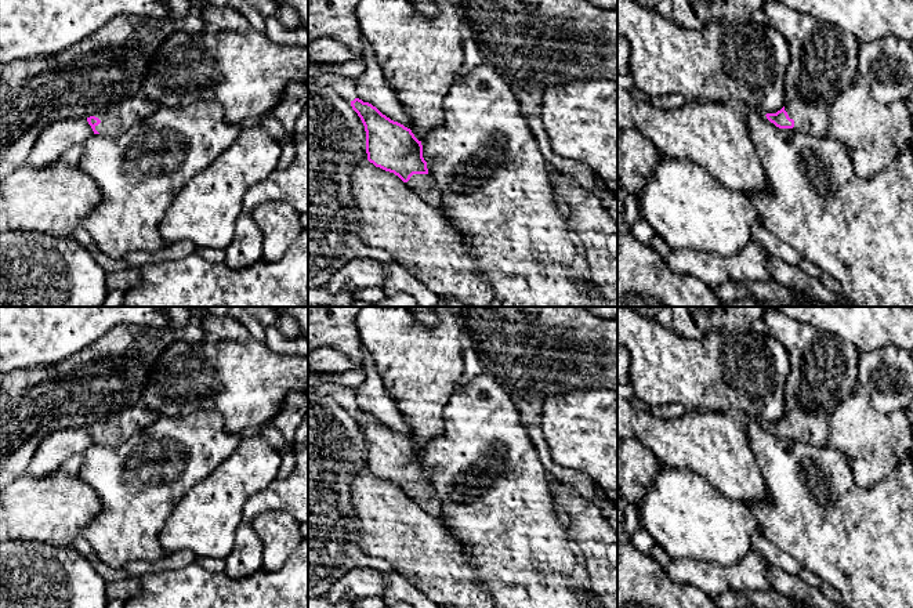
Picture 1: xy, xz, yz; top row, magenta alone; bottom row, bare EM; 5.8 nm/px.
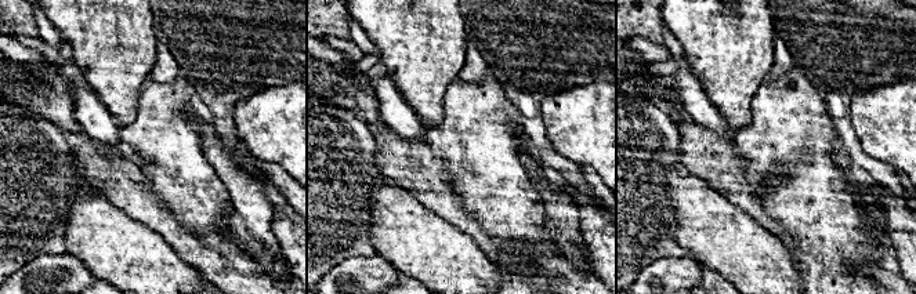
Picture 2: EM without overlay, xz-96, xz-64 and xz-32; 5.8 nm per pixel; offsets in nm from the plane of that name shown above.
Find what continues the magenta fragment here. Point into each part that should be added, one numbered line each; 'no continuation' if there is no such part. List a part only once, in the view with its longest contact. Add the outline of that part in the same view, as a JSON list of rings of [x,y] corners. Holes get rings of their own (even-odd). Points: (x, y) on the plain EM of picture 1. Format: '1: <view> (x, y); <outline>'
1: xz (423, 495); [[[413,484],[405,495],[438,520],[443,517],[438,496],[434,493],[431,484]]]

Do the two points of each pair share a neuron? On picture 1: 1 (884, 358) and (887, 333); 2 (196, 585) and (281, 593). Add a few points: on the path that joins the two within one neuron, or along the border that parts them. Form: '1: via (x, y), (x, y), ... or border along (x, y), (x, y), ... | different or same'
1: border along (898, 347), (883, 346), (861, 354) | different
2: via (217, 593), (260, 593) | same

